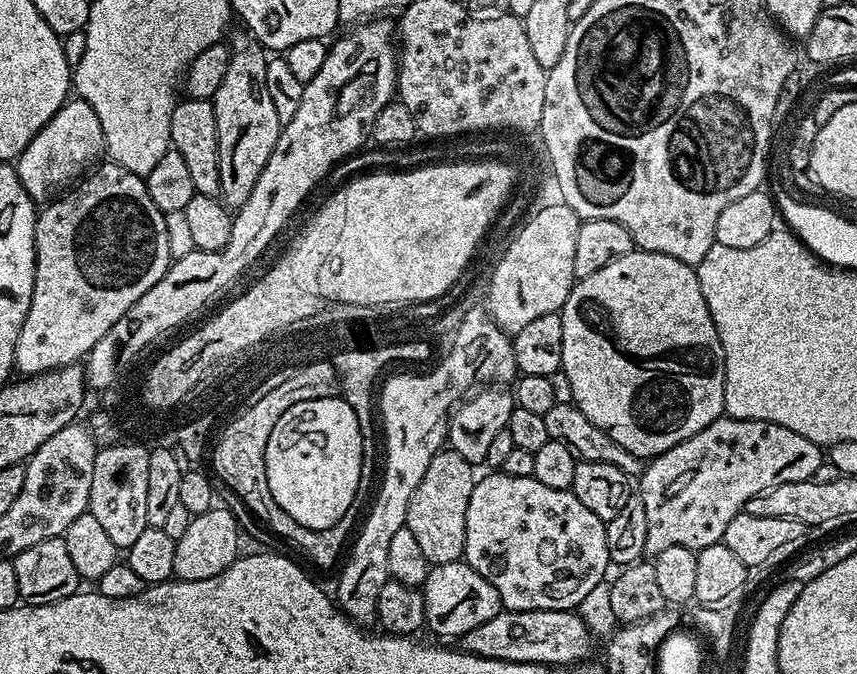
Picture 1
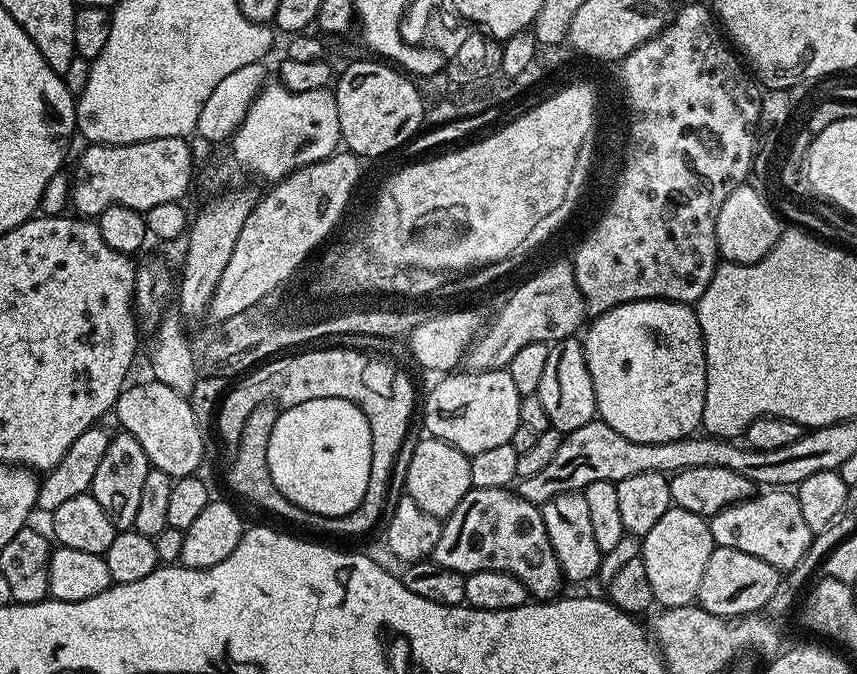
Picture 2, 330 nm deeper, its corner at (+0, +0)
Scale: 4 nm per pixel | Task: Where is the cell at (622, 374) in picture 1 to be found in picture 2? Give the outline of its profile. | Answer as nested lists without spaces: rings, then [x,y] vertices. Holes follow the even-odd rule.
[[[635,300],[625,304],[616,304],[605,312],[599,313],[592,325],[587,325],[582,336],[586,366],[590,370],[590,382],[594,382],[594,398],[599,419],[609,424],[622,438],[630,438],[630,442],[674,442],[693,435],[702,425],[702,406],[706,402],[706,354],[704,353],[704,339],[700,323],[695,311],[687,304],[679,304],[673,300]]]

